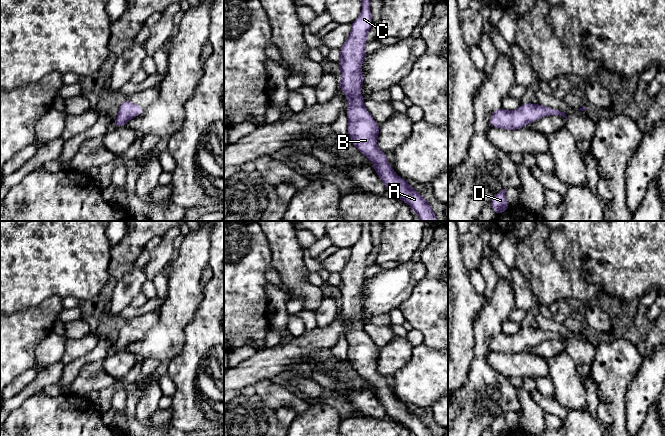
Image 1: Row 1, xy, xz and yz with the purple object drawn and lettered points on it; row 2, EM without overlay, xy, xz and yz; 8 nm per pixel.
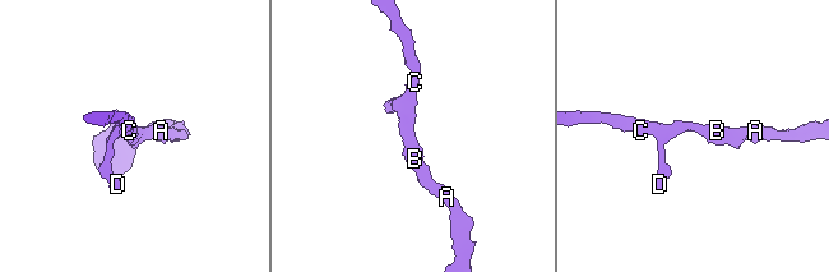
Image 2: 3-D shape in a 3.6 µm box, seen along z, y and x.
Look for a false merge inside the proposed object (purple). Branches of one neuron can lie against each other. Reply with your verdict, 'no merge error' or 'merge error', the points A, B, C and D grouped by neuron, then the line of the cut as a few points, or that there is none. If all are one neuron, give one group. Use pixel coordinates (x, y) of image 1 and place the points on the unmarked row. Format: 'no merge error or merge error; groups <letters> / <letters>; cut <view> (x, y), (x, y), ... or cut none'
no merge error; groups A B C D; cut none

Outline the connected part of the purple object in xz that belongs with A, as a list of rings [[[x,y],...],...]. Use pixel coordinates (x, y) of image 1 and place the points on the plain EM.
[[[359,221],[362,225],[360,240],[353,245],[351,257],[340,272],[338,289],[341,294],[339,312],[347,322],[346,339],[348,341],[348,361],[359,376],[374,387],[374,395],[384,406],[387,416],[405,425],[412,436],[433,436],[432,430],[411,411],[407,404],[399,401],[386,382],[386,376],[377,371],[379,348],[364,331],[365,322],[360,313],[363,308],[362,287],[367,277],[366,260],[372,250],[370,225],[368,221]]]

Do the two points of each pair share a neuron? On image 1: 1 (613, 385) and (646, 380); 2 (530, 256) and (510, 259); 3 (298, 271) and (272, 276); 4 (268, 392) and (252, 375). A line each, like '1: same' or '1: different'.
1: different
2: different
3: different
4: different

